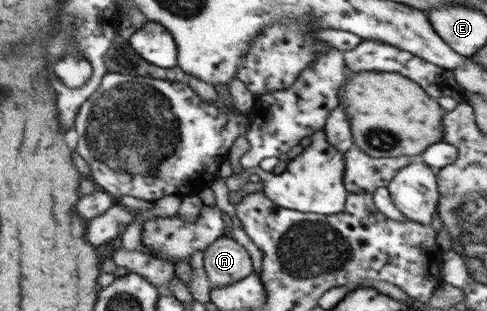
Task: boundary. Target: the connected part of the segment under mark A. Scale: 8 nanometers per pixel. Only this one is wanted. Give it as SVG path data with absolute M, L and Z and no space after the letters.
M218 237L203 250L202 265L211 287L224 286L253 272L246 250L231 237Z

